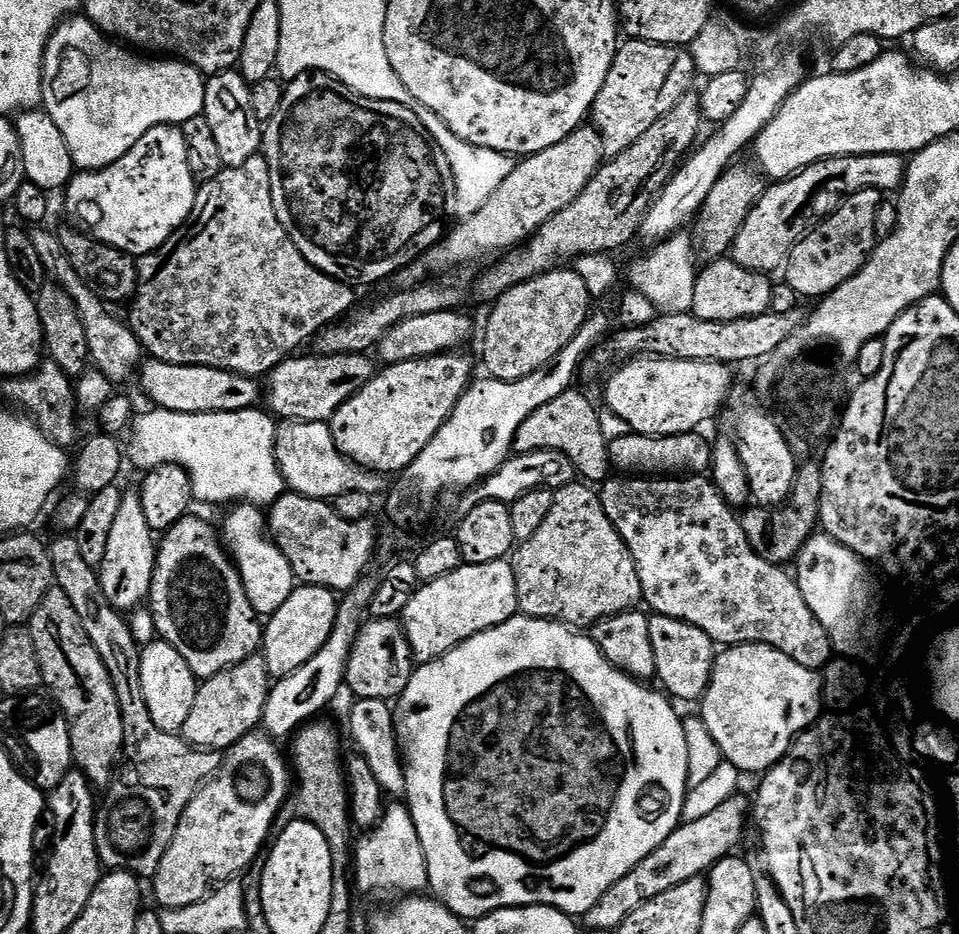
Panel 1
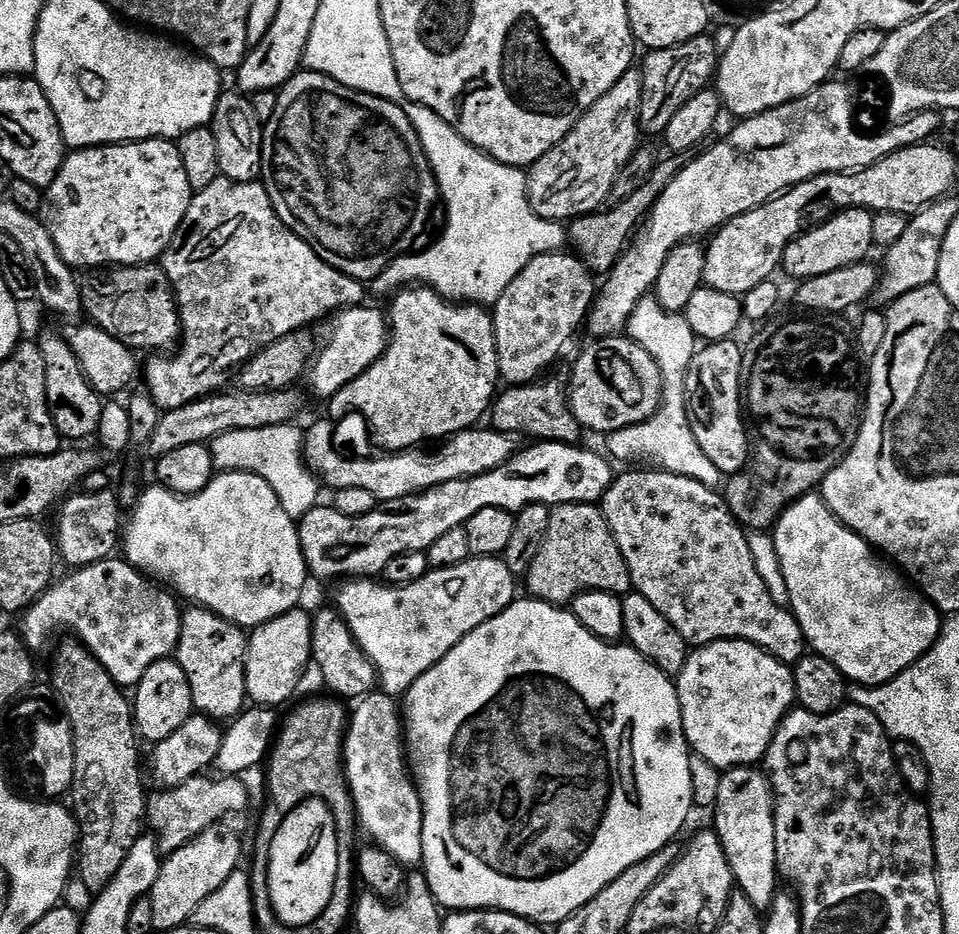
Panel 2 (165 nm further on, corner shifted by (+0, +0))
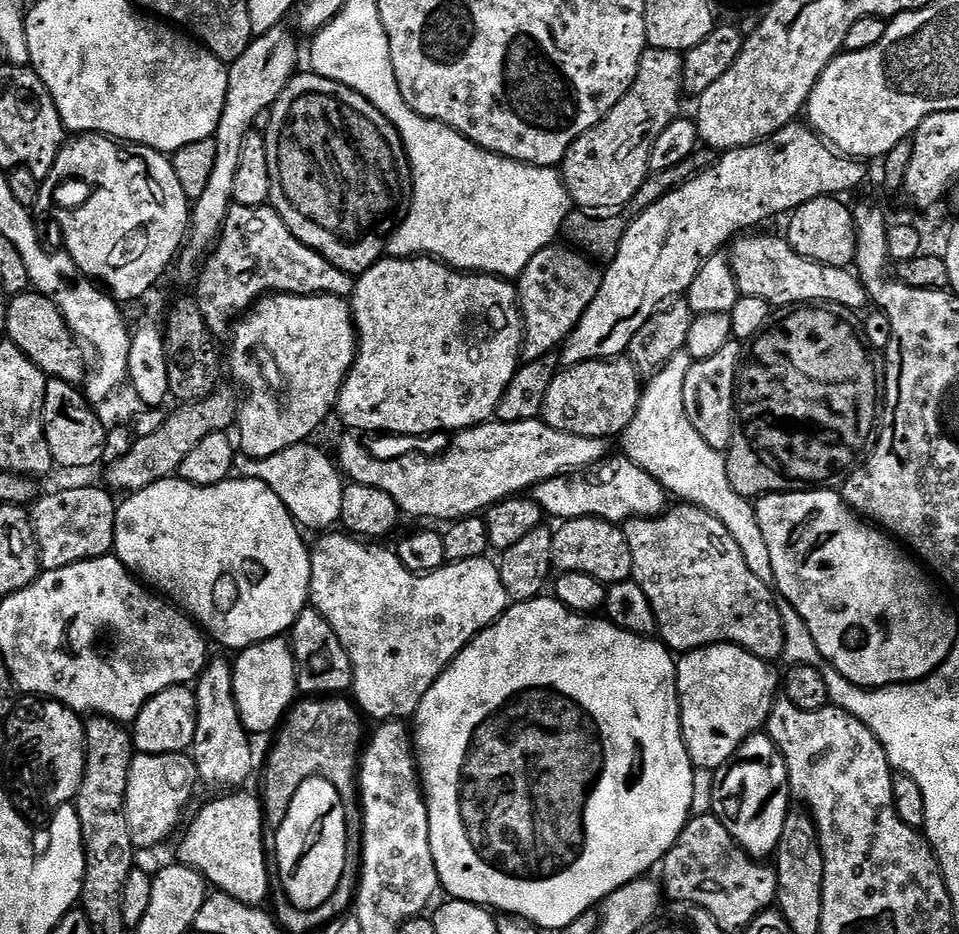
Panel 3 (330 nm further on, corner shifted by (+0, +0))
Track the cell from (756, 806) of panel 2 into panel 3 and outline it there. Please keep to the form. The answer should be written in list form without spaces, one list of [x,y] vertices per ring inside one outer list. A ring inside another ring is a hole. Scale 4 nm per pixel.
[[[767,734],[746,738],[744,745],[721,768],[715,769],[711,815],[716,816],[722,822],[722,826],[726,826],[726,830],[730,830],[733,838],[750,856],[768,858],[775,853],[778,838],[782,838],[782,826],[786,826],[786,818],[790,811],[788,800],[790,801],[790,789],[786,758]]]

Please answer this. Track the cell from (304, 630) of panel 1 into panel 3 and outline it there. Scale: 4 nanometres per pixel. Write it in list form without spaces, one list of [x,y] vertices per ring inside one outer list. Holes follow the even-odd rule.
[[[284,638],[258,642],[243,649],[237,656],[240,657],[232,664],[234,698],[238,702],[238,714],[242,718],[244,729],[250,734],[271,733],[279,729],[298,696],[296,659],[291,643]]]

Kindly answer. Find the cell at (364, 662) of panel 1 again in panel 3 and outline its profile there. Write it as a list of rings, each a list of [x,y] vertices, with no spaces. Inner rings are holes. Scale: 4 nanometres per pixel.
[[[305,606],[290,629],[292,653],[296,659],[296,687],[301,693],[324,698],[329,694],[344,694],[352,686],[352,663],[330,622],[318,609]]]

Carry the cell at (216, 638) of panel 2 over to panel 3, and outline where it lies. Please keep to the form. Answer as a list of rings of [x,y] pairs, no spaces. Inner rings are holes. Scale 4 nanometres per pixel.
[[[209,659],[204,673],[195,681],[196,729],[194,742],[190,749],[192,760],[196,763],[196,774],[216,790],[236,790],[248,780],[252,772],[252,744],[250,733],[244,729],[238,714],[238,702],[234,698],[234,678],[229,661]]]

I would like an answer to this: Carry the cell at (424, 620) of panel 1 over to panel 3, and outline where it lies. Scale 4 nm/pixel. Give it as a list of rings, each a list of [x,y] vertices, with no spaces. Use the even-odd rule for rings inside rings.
[[[340,530],[329,531],[317,540],[320,541],[310,548],[310,604],[330,622],[334,634],[338,634],[352,663],[351,691],[356,692],[355,703],[365,717],[373,716],[376,722],[404,722],[415,717],[422,698],[426,698],[426,690],[434,686],[448,663],[510,606],[500,569],[493,561],[491,564],[491,559],[445,563],[433,572],[417,574],[402,566],[395,551],[387,552],[379,548],[379,543],[361,542]]]

